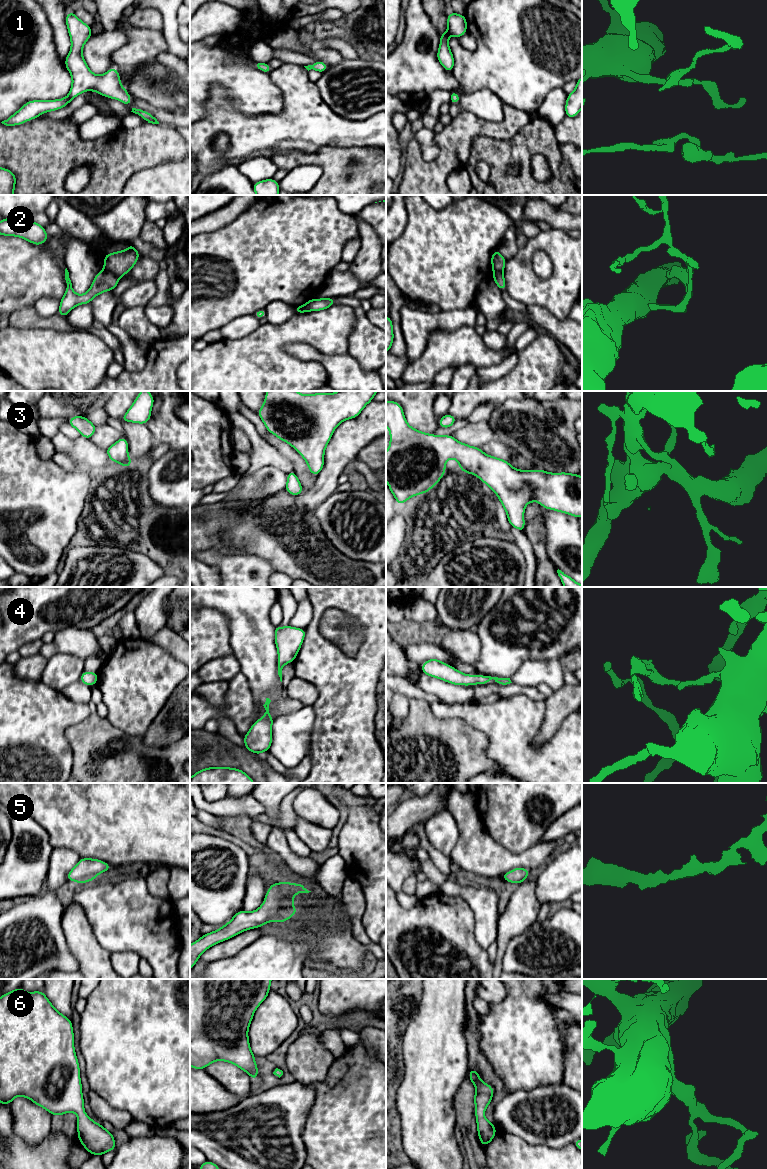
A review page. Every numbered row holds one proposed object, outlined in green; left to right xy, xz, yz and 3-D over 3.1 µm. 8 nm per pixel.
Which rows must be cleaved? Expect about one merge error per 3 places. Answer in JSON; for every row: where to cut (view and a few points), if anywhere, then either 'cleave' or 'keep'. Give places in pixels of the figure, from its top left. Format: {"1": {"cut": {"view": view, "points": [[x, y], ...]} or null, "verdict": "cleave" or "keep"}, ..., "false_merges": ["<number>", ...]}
{"1": {"cut": null, "verdict": "keep"}, "2": {"cut": {"view": "xy", "points": [[105, 268], [117, 277]]}, "verdict": "cleave"}, "3": {"cut": null, "verdict": "keep"}, "4": {"cut": null, "verdict": "keep"}, "5": {"cut": null, "verdict": "keep"}, "6": {"cut": null, "verdict": "keep"}, "false_merges": ["2"]}

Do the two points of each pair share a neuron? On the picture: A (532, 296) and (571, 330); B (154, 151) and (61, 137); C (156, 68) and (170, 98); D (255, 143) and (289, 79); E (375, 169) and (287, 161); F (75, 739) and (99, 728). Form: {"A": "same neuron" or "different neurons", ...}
{"A": "different neurons", "B": "same neuron", "C": "same neuron", "D": "same neuron", "E": "same neuron", "F": "same neuron"}

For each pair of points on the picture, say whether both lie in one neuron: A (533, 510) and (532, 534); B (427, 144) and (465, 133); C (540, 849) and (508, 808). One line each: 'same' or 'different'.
A: same
B: different
C: different

